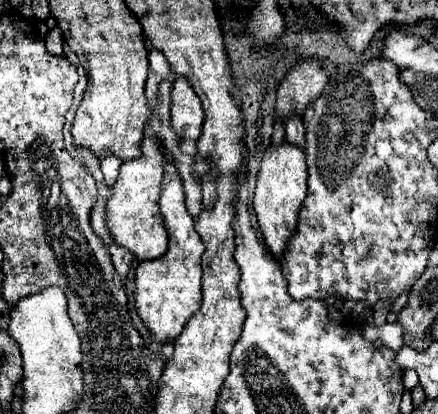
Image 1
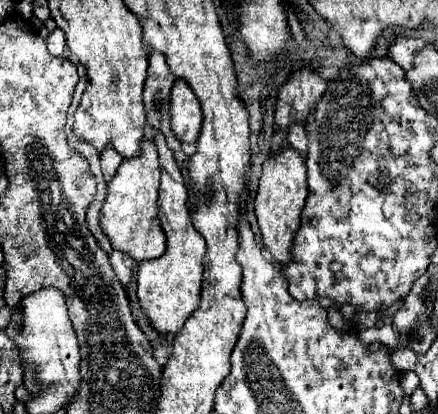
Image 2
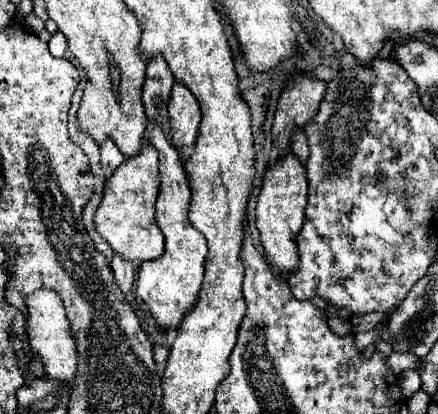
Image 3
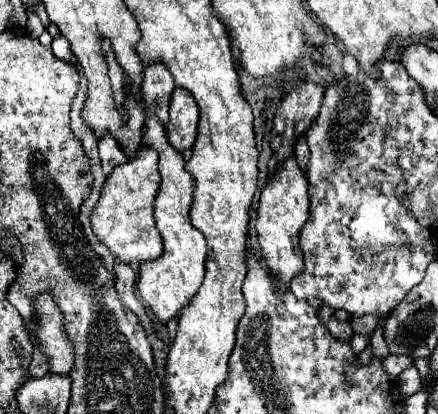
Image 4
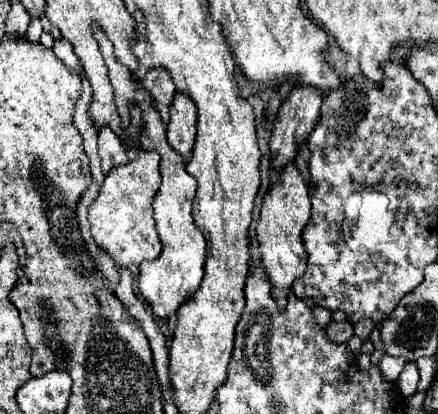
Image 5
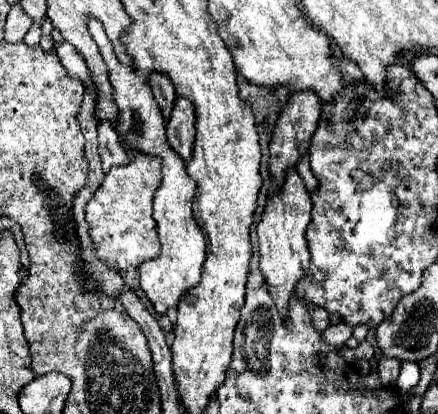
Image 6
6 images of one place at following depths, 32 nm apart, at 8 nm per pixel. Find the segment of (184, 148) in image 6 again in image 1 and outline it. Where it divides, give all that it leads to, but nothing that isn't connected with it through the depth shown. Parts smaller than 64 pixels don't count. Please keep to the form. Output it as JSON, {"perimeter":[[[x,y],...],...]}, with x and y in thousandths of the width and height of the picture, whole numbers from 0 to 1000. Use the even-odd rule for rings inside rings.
{"perimeter":[[[416,184],[402,188],[397,198],[388,271],[393,271],[393,314],[416,338],[452,338],[461,319],[466,271],[461,271],[457,237],[438,217],[434,198],[420,193]]]}

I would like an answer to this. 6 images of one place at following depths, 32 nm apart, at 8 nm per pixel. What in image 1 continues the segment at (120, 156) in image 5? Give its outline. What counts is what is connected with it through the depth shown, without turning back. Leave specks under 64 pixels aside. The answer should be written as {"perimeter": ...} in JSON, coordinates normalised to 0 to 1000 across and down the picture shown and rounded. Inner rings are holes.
{"perimeter":[[[251,372],[251,377],[233,382],[233,415],[237,415],[237,435],[242,435],[247,449],[260,444],[260,435],[265,435],[265,425],[269,425],[274,396],[279,396],[279,386],[274,386],[269,377],[256,377],[256,372]]]}

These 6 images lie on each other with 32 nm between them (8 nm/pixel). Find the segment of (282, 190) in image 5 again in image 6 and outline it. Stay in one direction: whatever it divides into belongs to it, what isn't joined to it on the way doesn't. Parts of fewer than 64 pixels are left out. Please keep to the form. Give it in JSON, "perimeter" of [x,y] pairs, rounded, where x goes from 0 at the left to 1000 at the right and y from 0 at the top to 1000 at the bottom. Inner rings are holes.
{"perimeter":[[[662,411],[644,459],[612,483],[598,536],[584,551],[594,589],[594,657],[612,686],[612,710],[648,773],[658,773],[658,734],[676,705],[676,686],[703,657],[703,585],[694,580],[694,551],[703,551],[708,507],[708,469],[699,464],[689,430],[676,411]]]}

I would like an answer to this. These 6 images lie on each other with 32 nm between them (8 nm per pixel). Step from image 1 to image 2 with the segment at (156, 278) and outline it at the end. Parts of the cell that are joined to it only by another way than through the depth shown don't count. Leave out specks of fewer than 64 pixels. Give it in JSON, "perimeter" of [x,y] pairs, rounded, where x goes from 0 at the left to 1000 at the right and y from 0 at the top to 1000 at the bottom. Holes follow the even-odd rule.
{"perimeter":[[[365,314],[352,324],[352,348],[370,377],[370,444],[365,444],[365,478],[361,478],[361,531],[379,565],[379,609],[352,628],[336,628],[315,647],[311,671],[311,710],[320,725],[324,749],[347,773],[347,787],[365,807],[402,807],[420,773],[452,744],[457,729],[457,696],[461,696],[461,623],[470,609],[466,575],[443,556],[434,517],[429,517],[429,454],[406,406],[397,367],[384,357],[379,333]]]}

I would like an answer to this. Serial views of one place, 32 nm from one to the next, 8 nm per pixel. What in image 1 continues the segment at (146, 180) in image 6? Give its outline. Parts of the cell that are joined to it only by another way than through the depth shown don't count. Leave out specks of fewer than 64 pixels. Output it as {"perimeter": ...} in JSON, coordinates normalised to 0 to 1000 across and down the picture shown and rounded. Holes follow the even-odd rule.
{"perimeter":[[[356,333],[324,338],[324,377],[288,386],[274,401],[274,420],[251,454],[256,469],[242,493],[242,541],[260,589],[297,604],[315,628],[365,623],[384,599],[384,565],[365,527],[356,483],[365,478],[365,440],[374,420],[374,377],[365,372]]]}

